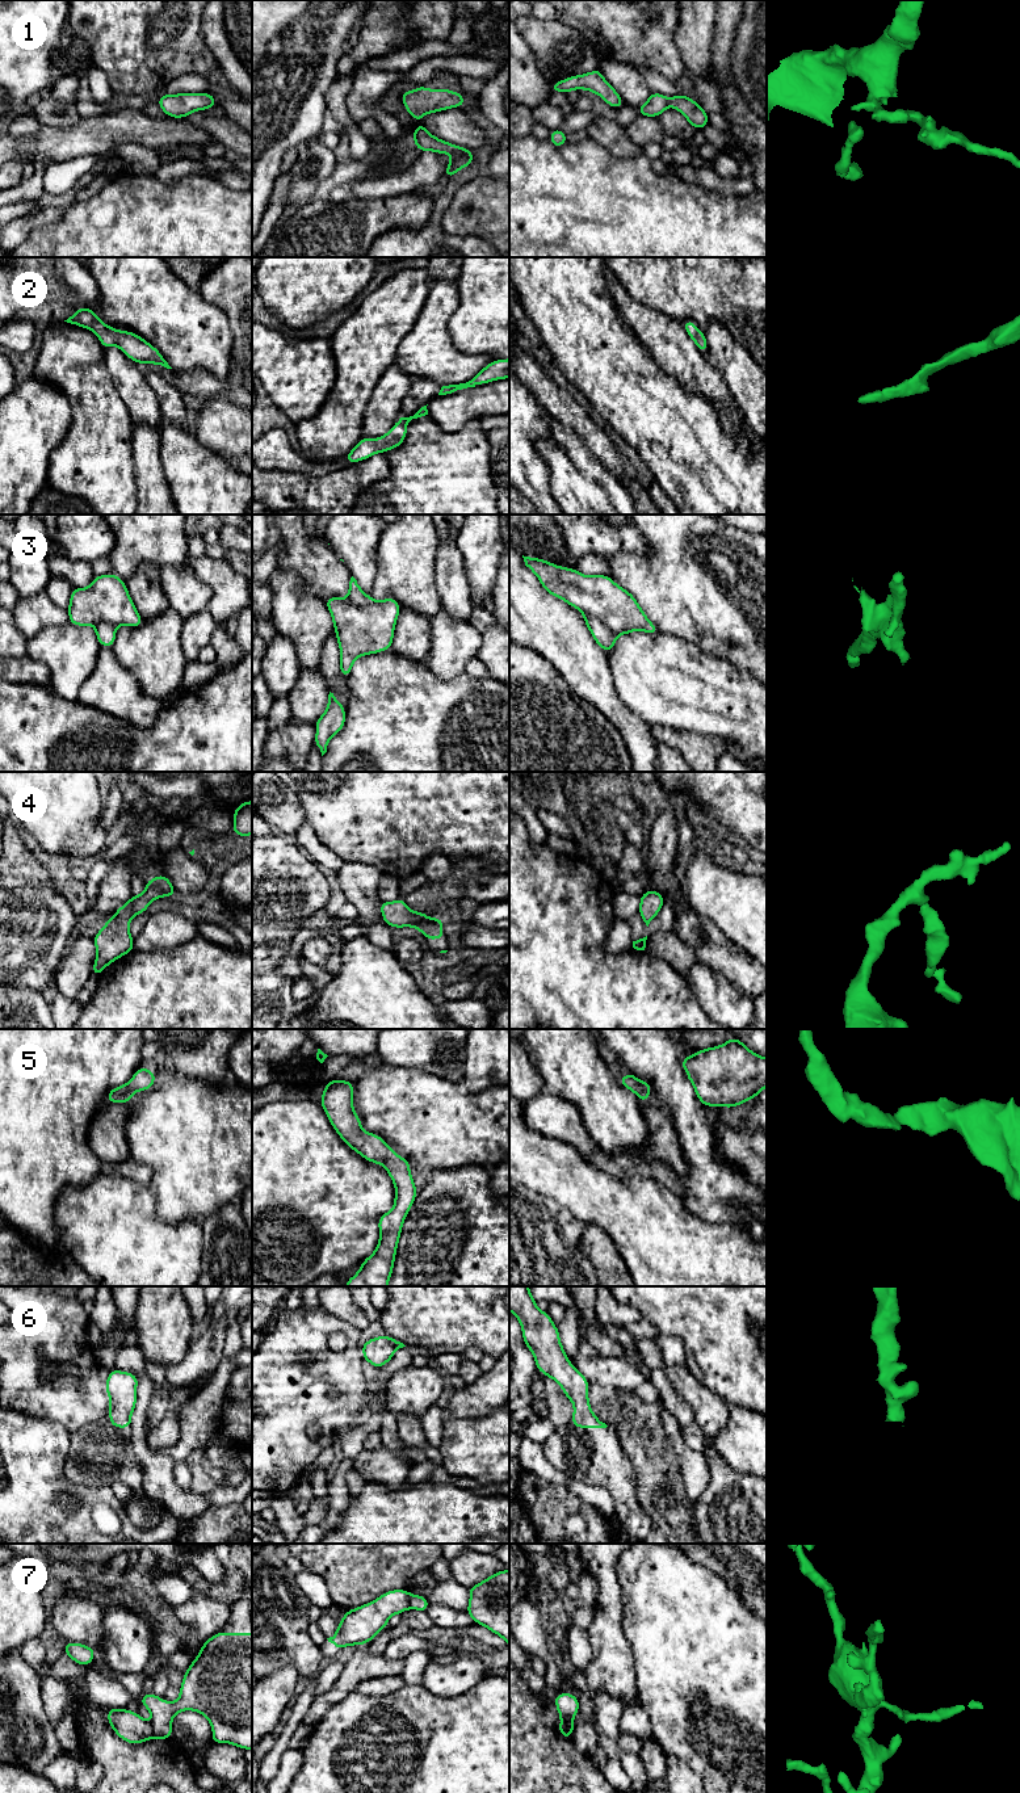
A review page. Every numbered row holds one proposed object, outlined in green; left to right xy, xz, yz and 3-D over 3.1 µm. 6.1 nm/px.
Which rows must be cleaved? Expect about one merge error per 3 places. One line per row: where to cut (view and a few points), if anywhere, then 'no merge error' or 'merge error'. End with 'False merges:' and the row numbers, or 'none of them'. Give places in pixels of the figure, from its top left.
1: no cut | no merge error
2: no cut | no merge error
3: yz (583, 612), (595, 616), (617, 634) | merge error
4: no cut | no merge error
5: no cut | no merge error
6: no cut | no merge error
7: yz (561, 1722), (566, 1730), (573, 1730) | merge error
False merges: 3, 7

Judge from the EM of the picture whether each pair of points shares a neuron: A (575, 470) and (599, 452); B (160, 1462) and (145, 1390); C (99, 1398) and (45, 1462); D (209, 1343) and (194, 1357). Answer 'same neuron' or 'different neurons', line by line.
A: different neurons
B: same neuron
C: different neurons
D: same neuron

